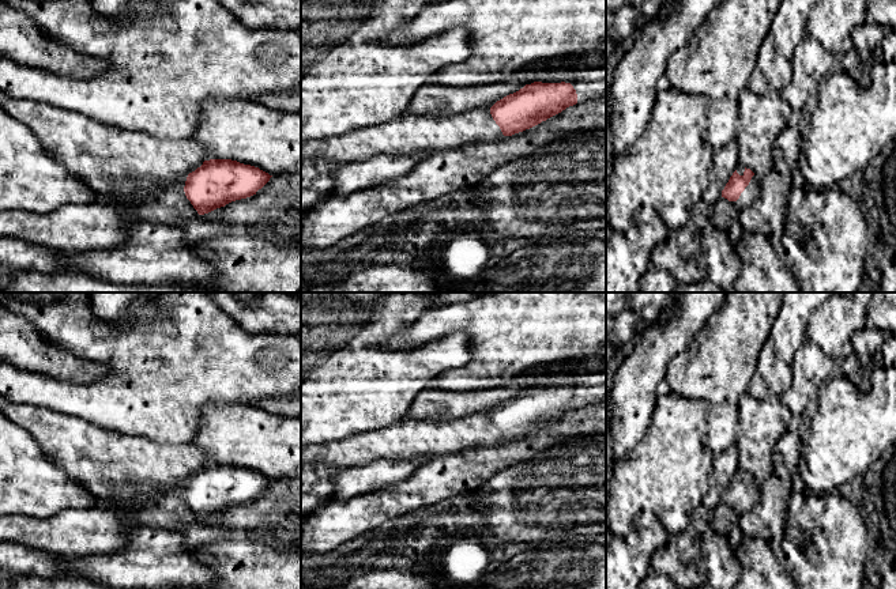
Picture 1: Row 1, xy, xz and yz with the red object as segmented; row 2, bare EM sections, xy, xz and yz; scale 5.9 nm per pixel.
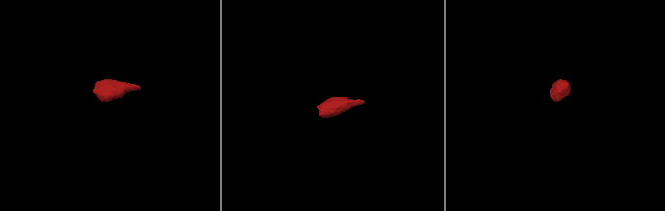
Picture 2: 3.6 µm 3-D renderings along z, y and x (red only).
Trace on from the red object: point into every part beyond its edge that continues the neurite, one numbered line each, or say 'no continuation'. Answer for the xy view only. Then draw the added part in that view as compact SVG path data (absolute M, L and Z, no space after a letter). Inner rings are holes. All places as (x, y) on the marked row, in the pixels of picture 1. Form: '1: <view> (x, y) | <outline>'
1: xy (169, 206) | M181 177L176 182L169 182L146 199L135 199L133 196L110 197L98 192L95 192L95 196L97 200L128 204L131 207L128 215L133 222L146 220L182 227L187 222L199 216L185 196L185 181L187 177Z

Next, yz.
1: yz (723, 212) | M753 175L737 201L729 201L720 197L712 205L709 222L720 230L727 230L729 224L738 218L739 212L760 196L760 192L760 178Z

